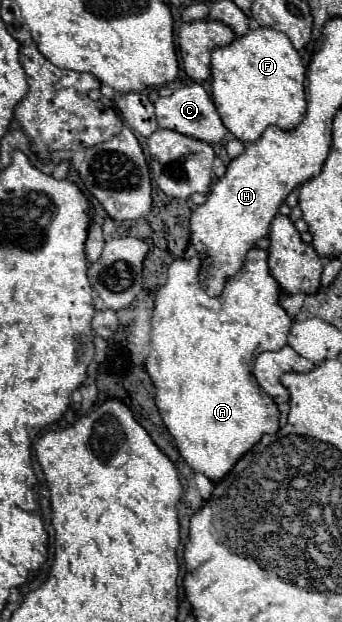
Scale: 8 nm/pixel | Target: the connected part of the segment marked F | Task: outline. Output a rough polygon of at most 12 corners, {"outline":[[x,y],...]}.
{"outline":[[257,27],[213,51],[211,97],[253,143],[307,111],[289,37]]}

